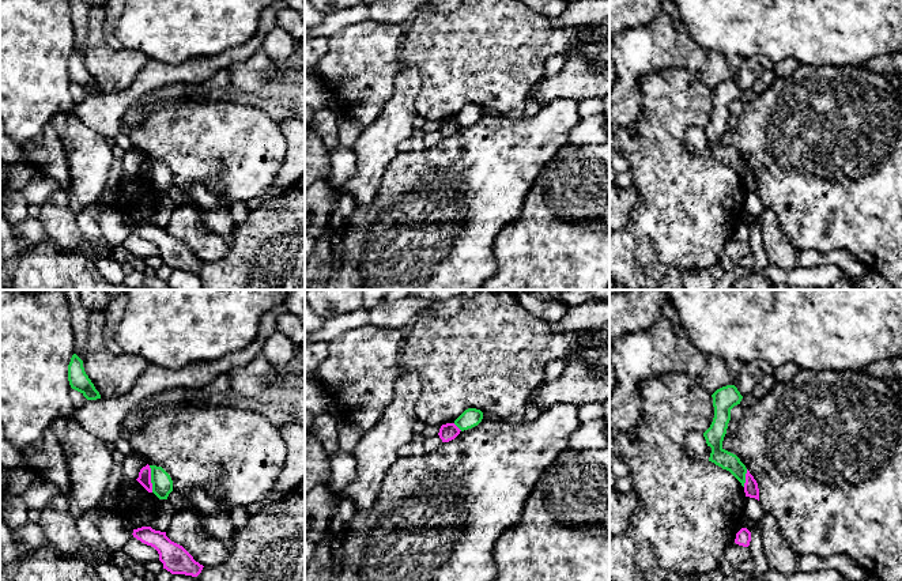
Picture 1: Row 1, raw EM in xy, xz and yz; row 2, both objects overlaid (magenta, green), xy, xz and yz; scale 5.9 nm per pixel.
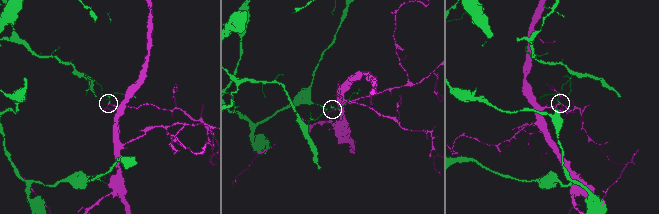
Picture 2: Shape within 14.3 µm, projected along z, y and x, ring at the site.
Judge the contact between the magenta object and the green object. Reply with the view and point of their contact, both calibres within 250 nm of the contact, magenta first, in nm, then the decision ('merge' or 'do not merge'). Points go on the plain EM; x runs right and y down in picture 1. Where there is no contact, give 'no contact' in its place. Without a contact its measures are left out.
xy (150, 174) | 80/130 nm | do not merge

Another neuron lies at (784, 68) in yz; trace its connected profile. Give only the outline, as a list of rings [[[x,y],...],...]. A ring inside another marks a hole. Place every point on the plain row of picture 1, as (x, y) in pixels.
[[[786,59],[786,60],[774,63],[771,69],[775,78],[788,78],[796,71],[797,67],[799,67],[797,61],[792,59]]]

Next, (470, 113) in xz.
[[[476,103],[465,105],[456,116],[454,120],[461,125],[468,125],[478,121],[483,114],[483,107]]]

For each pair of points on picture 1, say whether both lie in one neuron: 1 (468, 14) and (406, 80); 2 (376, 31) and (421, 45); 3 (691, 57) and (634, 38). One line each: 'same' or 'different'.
1: different
2: different
3: same

